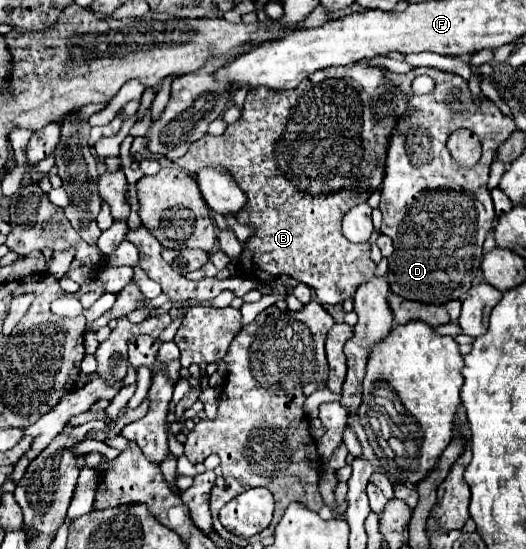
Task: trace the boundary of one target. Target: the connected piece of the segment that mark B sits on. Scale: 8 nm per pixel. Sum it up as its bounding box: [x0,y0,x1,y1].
[174,62,408,304]

